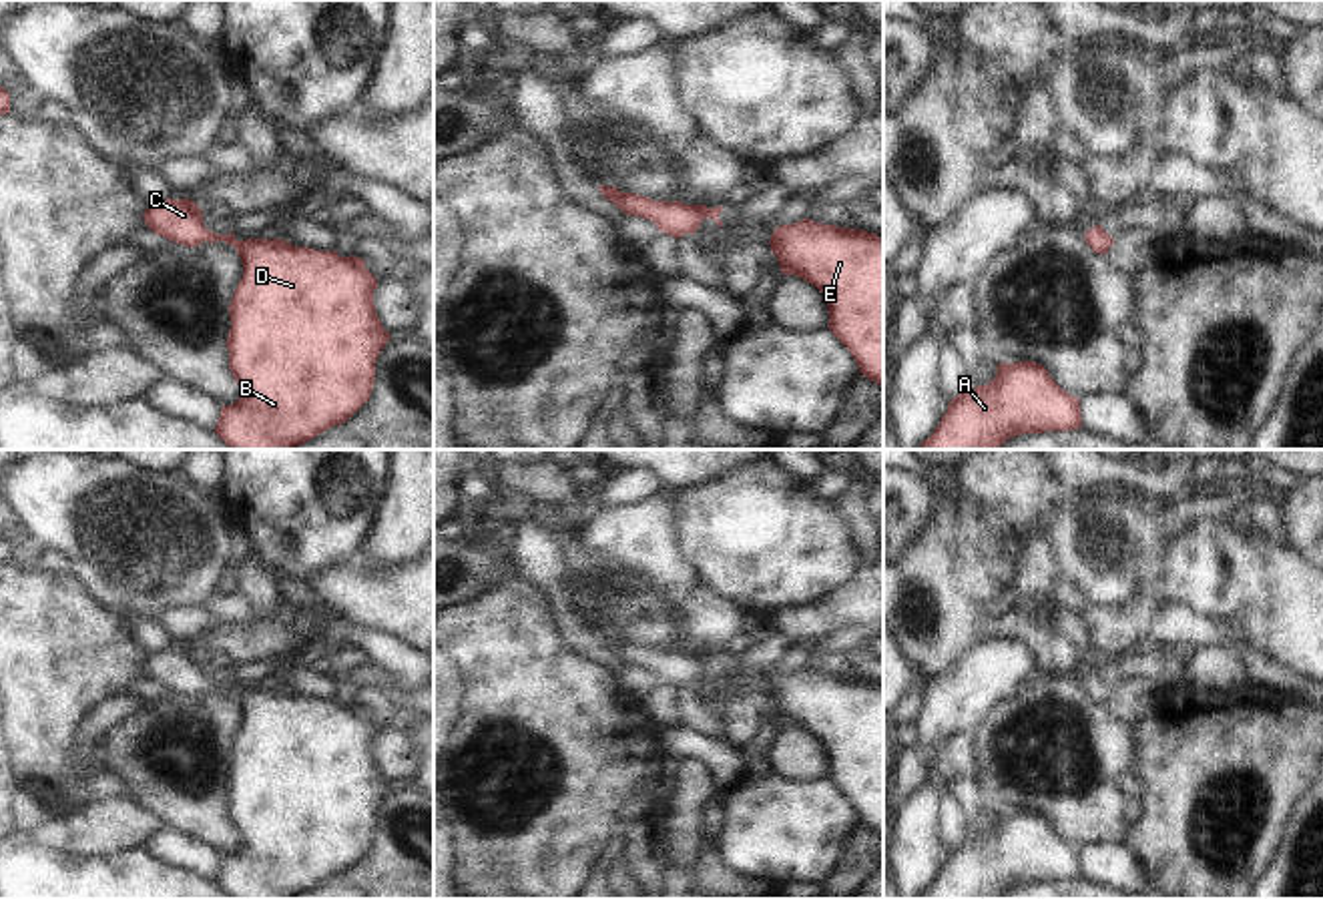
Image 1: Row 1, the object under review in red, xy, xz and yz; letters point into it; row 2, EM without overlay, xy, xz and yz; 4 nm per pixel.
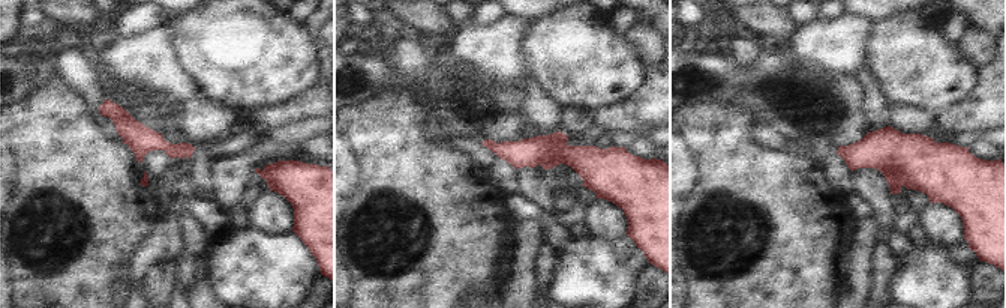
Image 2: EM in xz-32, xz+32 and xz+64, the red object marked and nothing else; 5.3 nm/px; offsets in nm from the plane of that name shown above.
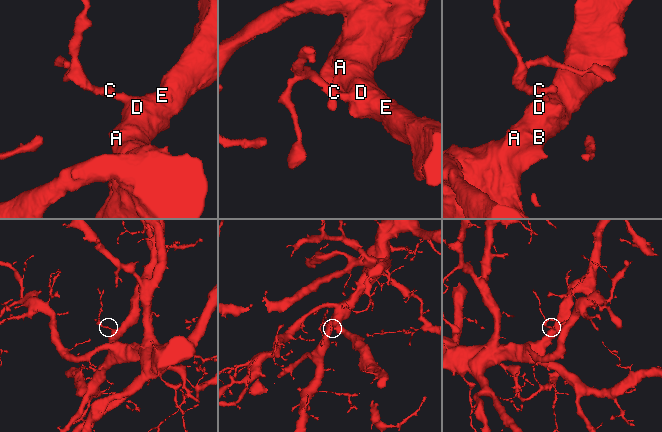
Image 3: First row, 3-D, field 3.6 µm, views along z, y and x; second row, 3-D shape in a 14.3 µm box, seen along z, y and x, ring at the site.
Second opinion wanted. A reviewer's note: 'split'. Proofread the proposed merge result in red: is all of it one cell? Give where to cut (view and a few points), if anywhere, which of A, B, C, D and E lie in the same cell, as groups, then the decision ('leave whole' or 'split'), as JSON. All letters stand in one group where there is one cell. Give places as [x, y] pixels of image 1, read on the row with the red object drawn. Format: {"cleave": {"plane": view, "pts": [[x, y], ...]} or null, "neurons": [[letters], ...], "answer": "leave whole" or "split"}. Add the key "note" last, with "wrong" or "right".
{"cleave": null, "neurons": [["A", "B", "C", "D", "E"]], "answer": "leave whole", "note": "wrong"}

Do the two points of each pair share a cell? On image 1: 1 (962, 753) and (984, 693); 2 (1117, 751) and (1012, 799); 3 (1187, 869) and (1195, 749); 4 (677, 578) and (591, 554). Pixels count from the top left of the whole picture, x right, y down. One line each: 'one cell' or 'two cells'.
1: two cells
2: one cell
3: one cell
4: one cell

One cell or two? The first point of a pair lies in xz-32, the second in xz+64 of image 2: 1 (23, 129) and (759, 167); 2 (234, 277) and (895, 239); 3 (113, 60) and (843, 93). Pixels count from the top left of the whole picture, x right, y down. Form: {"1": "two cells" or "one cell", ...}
{"1": "one cell", "2": "two cells", "3": "two cells"}

